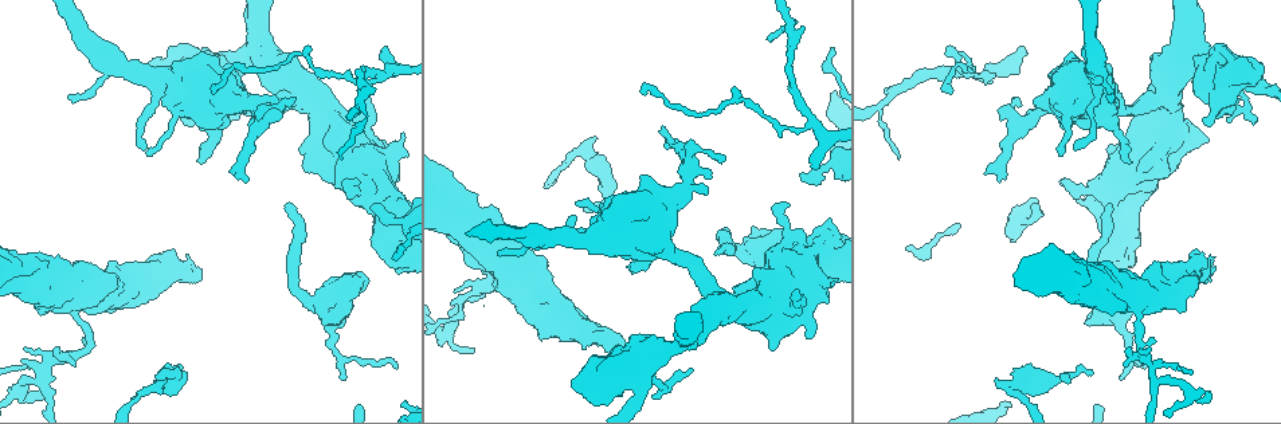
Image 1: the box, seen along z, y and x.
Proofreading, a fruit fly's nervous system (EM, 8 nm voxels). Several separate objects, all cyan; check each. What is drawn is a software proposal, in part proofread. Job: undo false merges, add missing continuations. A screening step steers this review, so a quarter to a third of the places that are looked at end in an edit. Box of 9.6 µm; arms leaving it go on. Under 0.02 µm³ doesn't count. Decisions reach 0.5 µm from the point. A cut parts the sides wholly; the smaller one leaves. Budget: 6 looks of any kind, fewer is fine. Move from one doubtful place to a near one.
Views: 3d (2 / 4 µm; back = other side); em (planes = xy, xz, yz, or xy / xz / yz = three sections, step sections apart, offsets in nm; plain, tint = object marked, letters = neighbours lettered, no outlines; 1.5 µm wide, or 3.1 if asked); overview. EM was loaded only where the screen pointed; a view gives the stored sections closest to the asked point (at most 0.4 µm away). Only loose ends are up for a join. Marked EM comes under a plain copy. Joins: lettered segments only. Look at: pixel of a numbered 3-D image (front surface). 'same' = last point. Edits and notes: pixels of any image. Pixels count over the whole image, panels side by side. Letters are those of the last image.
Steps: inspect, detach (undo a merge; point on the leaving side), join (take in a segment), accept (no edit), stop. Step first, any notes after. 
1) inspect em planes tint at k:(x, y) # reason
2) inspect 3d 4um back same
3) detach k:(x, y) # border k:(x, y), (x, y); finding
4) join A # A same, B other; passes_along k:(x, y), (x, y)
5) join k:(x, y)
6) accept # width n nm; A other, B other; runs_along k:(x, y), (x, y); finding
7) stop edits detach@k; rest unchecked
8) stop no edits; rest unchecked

inspect 3d 4um at 1:(1146, 368) # tapers out

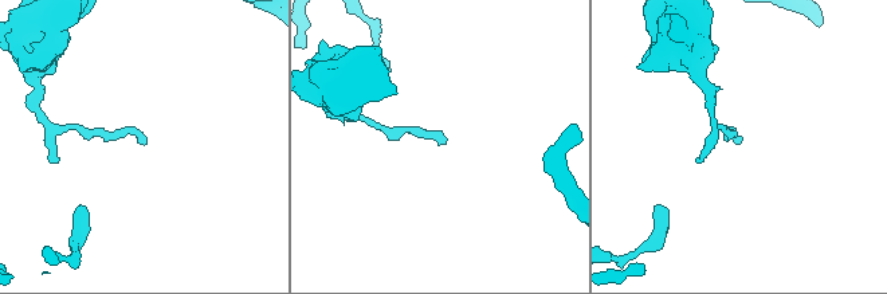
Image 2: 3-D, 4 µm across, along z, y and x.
inspect em planes letters at 2:(444, 141)

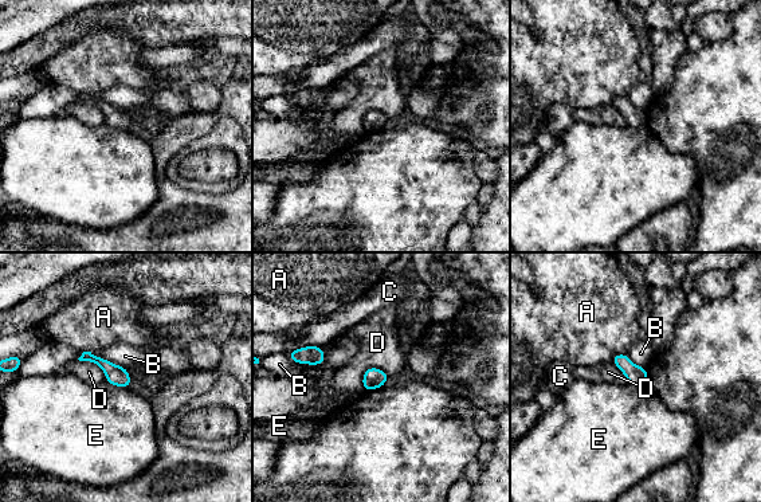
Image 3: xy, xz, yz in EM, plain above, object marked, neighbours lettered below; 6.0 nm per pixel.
accept # A other, B other, C other, D other, E other; border 3:(322, 348), (320, 364), (298, 364); none of them fits

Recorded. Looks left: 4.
inspect em planes letters at 1:(1032, 208)

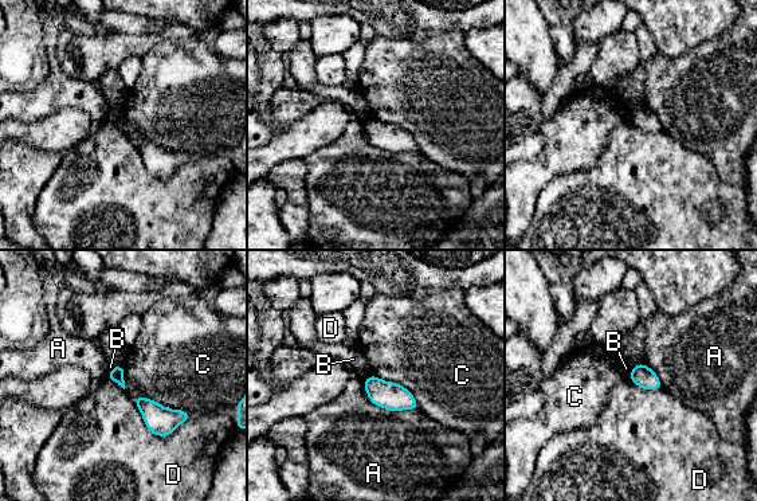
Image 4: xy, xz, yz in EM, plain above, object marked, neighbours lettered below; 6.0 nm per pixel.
accept # longest_contact A 380 nm; A other, B other, C other, D other; none of them fits

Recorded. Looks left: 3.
inspect em xz step 4 tint at 1:(717, 252) # free end

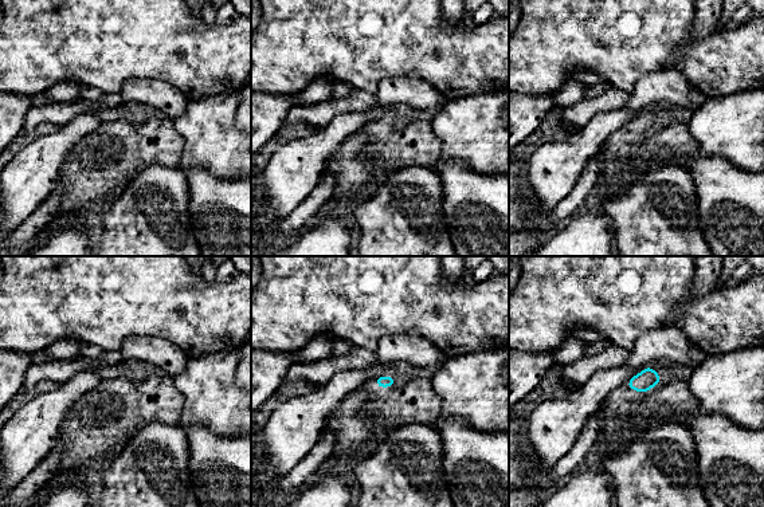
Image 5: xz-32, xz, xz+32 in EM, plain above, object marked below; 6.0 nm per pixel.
inspect em yz step 4 tint same # cut it another way

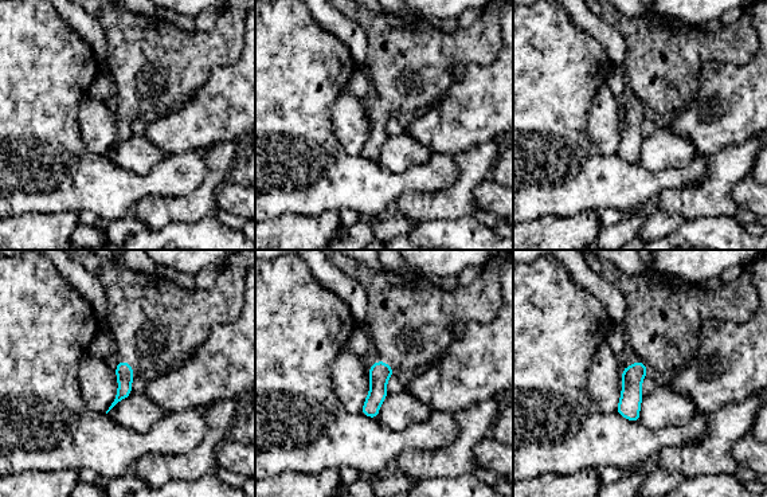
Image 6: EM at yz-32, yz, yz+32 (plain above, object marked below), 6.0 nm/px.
inspect em yz step 4 letters same

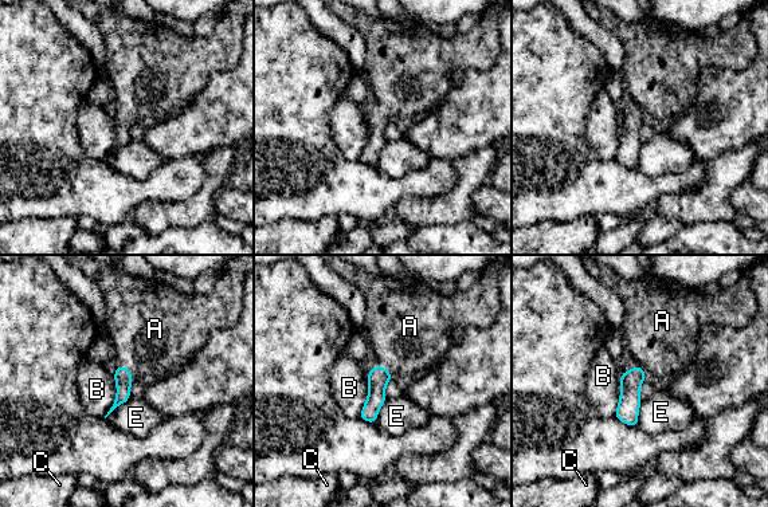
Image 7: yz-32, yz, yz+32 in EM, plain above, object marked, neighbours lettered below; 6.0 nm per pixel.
join 7:(408, 334) # A same, B other, C other, E other; passes_along 7:(377, 378), (384, 368), (408, 334); the cell continues

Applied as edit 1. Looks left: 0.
stop edits join@7; rest unchecked

